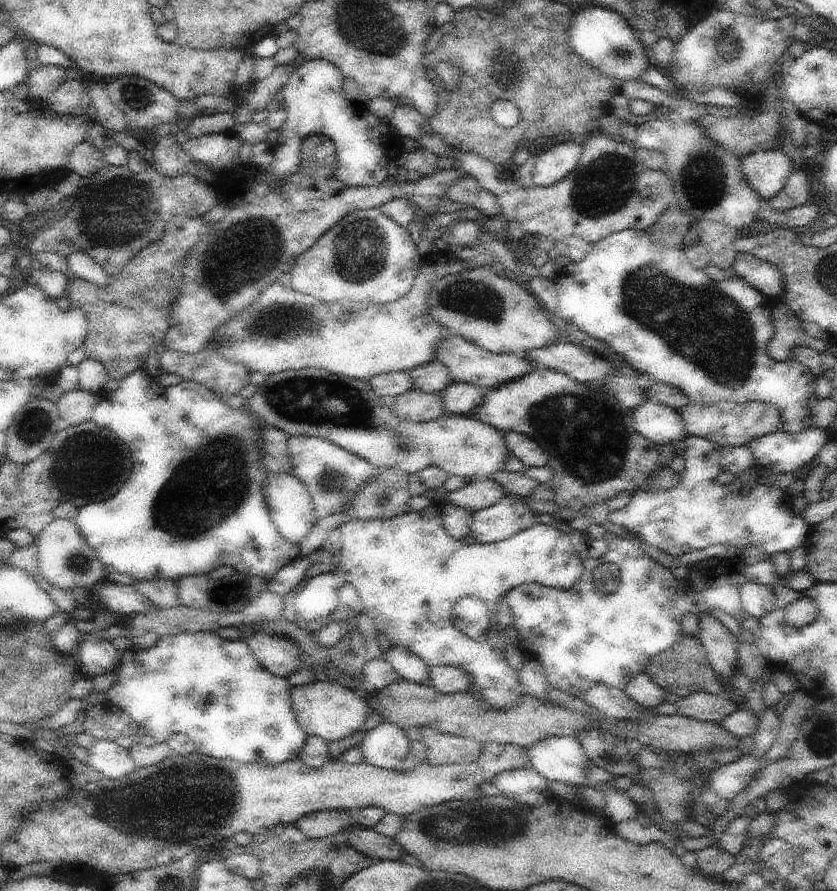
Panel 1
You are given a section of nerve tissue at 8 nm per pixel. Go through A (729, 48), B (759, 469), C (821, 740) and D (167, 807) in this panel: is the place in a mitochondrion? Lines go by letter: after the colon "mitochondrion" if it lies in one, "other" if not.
A: mitochondrion
B: other
C: mitochondrion
D: mitochondrion

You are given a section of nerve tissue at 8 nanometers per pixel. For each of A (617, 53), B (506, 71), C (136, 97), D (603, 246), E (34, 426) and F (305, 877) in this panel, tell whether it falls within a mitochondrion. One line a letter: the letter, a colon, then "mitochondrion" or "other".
A: mitochondrion
B: mitochondrion
C: mitochondrion
D: other
E: mitochondrion
F: mitochondrion

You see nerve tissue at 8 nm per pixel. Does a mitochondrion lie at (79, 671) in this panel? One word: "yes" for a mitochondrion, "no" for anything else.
no

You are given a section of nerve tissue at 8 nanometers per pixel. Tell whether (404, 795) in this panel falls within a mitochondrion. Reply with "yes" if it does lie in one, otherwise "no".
no

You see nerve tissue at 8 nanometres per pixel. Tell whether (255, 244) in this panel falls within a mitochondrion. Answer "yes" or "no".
yes

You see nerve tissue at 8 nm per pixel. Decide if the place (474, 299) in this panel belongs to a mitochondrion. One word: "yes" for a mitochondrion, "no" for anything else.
yes

